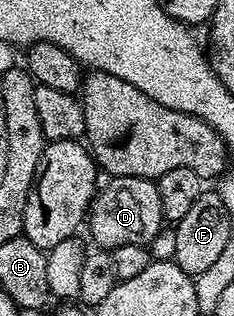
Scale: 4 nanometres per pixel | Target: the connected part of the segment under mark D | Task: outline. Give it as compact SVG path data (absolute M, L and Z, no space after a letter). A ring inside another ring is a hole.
M114 177L107 182L109 185L97 192L92 208L88 210L86 218L86 233L92 236L92 245L101 249L113 251L123 244L151 246L152 240L165 228L164 211L162 209L162 195L158 193L155 180L150 177Z

